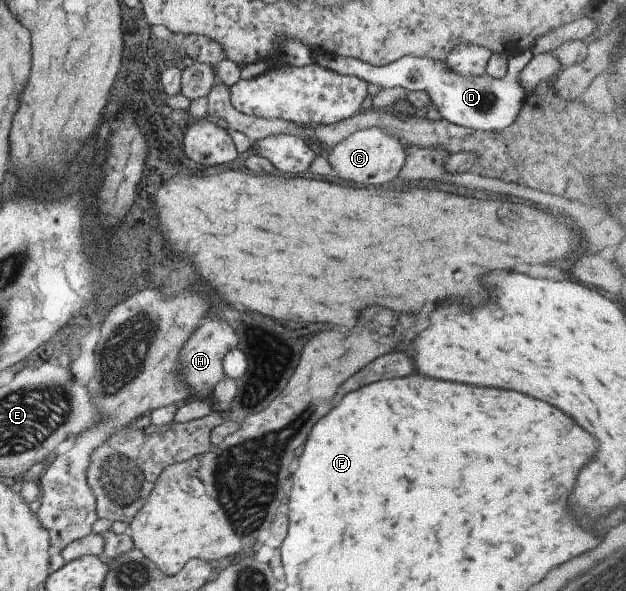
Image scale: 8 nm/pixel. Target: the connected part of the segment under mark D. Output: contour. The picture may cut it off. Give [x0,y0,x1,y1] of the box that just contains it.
[315,49,533,131]

